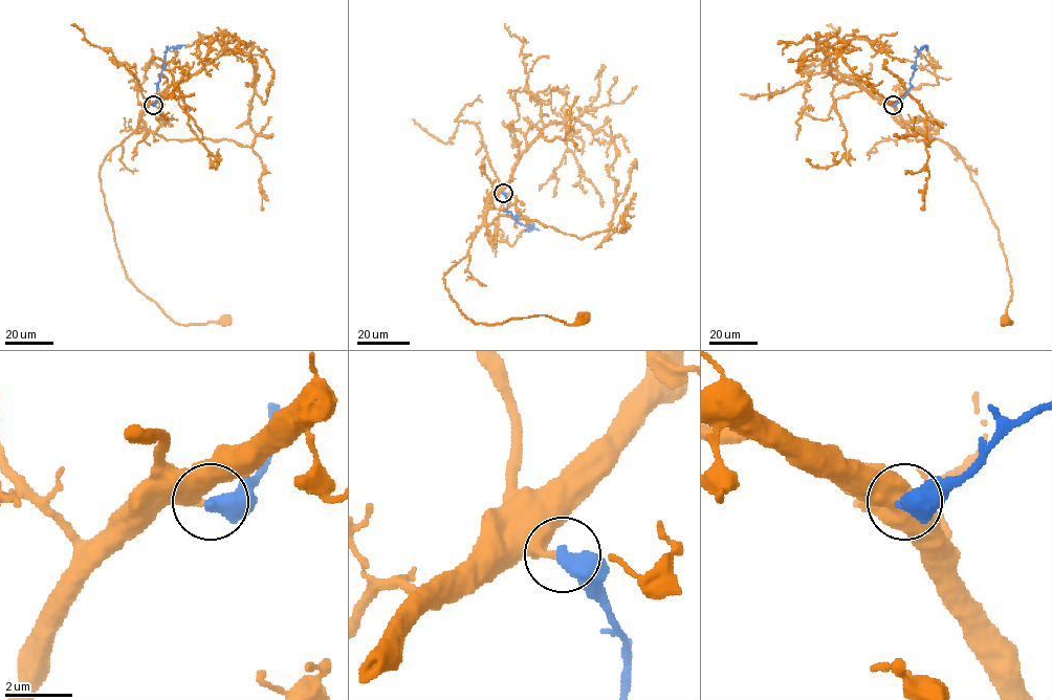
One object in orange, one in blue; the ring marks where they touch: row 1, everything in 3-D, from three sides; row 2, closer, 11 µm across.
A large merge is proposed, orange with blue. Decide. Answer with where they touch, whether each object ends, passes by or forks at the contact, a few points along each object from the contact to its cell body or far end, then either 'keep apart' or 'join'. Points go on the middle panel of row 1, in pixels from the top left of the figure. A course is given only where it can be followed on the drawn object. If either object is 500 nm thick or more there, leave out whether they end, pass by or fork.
place (503, 193); course orange (502, 193), (489, 199), (468, 253), (443, 277), (451, 298), (473, 323), (547, 315), (568, 324), (584, 316); course blue (503, 193), (508, 213), (516, 216), (517, 222), (539, 230); join

